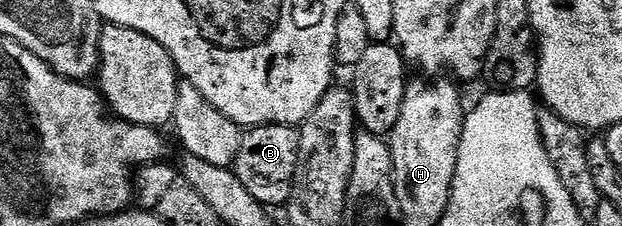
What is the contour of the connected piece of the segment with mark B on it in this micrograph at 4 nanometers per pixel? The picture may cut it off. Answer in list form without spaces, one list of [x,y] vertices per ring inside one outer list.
[[[267,123],[264,127],[252,127],[243,135],[243,140],[239,146],[239,152],[233,164],[233,170],[241,185],[249,189],[249,193],[264,208],[282,208],[286,204],[287,198],[291,196],[291,190],[295,184],[295,170],[299,160],[299,133],[295,127],[286,127],[284,123]]]

